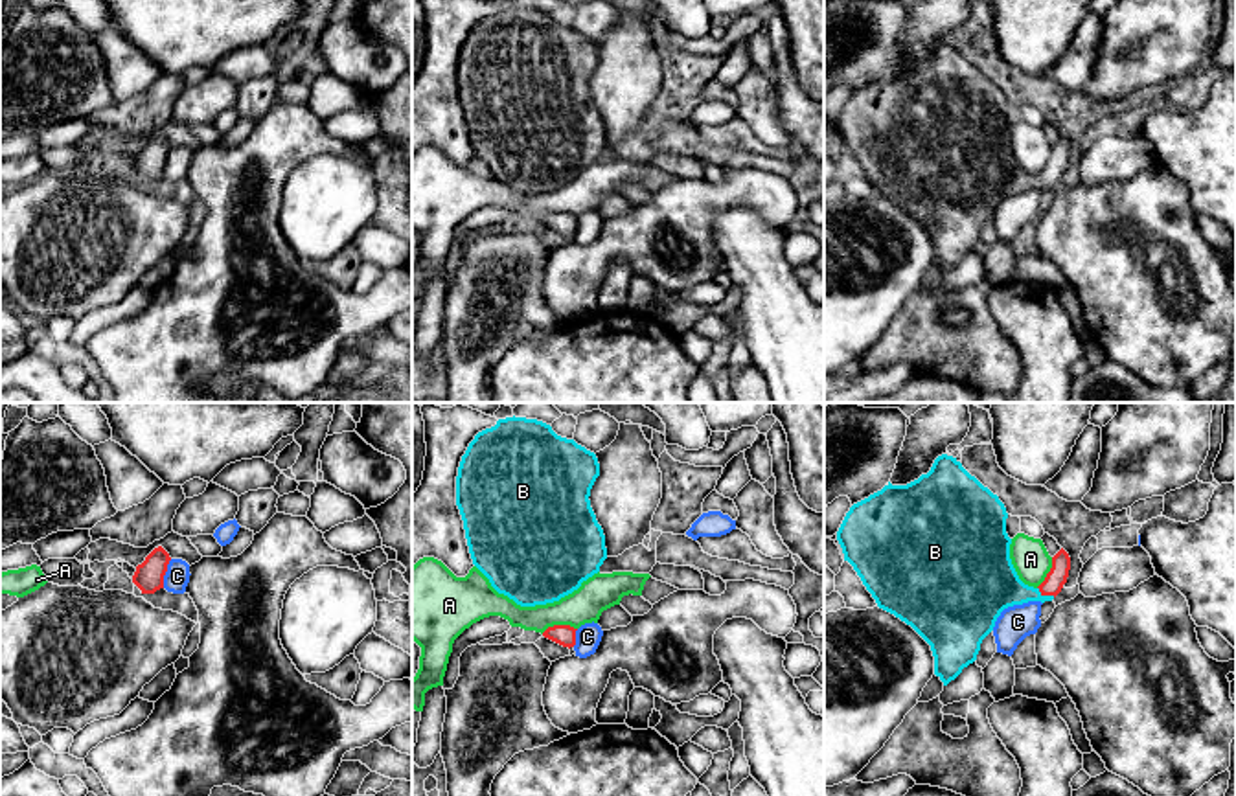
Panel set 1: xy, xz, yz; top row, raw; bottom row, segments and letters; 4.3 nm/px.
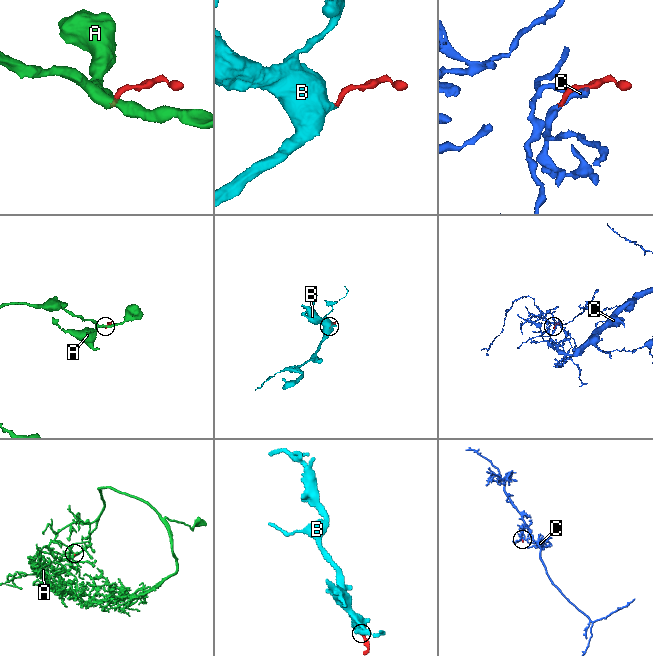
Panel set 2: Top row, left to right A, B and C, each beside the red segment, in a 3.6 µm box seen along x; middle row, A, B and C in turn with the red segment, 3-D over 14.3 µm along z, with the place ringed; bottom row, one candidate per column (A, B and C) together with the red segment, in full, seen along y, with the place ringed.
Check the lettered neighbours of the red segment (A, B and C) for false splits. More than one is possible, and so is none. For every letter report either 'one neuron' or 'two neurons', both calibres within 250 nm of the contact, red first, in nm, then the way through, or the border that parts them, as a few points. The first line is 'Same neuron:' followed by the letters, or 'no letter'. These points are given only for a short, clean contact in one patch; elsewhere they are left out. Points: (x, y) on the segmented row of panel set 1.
Same neuron: B
A: two neurons; 90 nm thick on the red side, 160 nm on the other; border along xz (576, 627), (549, 625), (541, 633)
B: one neuron; 90 nm thick on the red side, 260 nm on the other; runs through yz (1056, 578), (1045, 594), (1023, 594), (990, 583)
C: two neurons; 130 nm thick on the red side, 110 nm on the other

